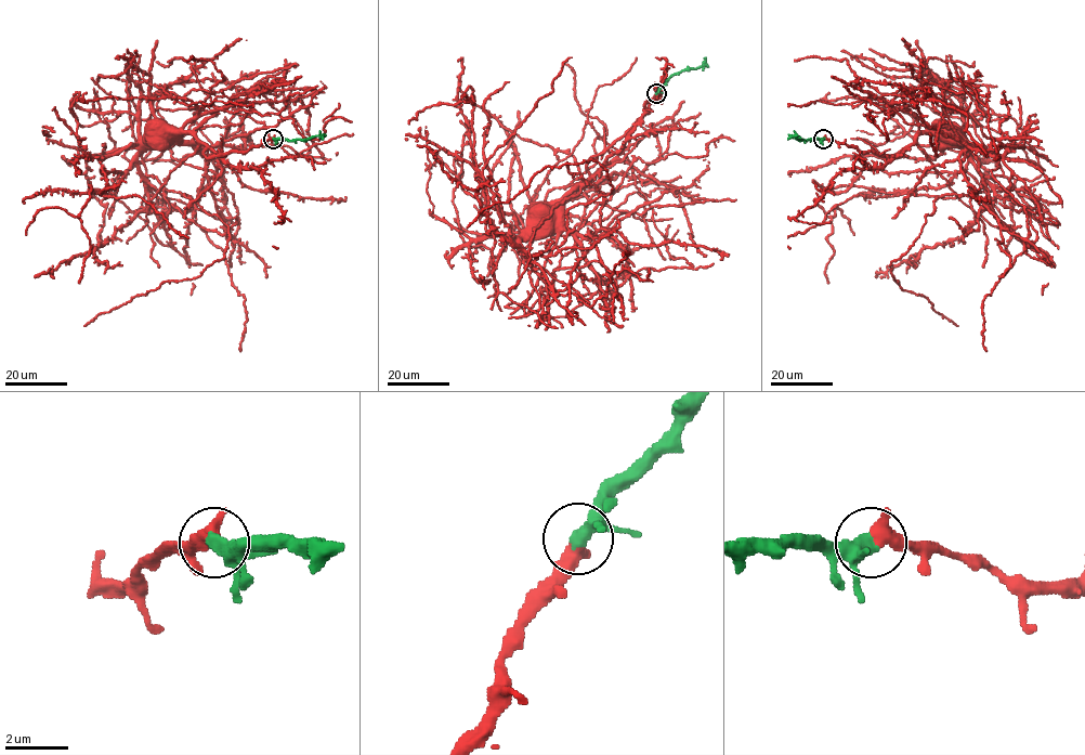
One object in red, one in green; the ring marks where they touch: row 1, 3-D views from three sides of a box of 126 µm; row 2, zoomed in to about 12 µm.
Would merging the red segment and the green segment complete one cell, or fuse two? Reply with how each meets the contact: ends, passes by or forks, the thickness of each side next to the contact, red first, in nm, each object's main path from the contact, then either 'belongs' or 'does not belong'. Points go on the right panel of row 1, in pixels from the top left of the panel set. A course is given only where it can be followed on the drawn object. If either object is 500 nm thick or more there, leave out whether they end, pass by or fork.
550 nm thick on the red side, 300 nm on the other; red runs (824, 139), (844, 142), (861, 152), (891, 157), (910, 146), (920, 133), (942, 133), (945, 129); green runs (824, 139), (805, 141), (794, 135), (787, 139); belongs

